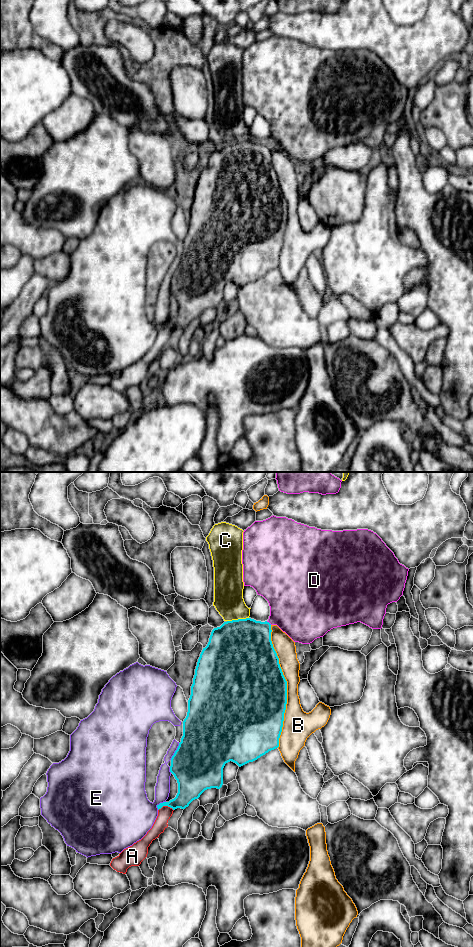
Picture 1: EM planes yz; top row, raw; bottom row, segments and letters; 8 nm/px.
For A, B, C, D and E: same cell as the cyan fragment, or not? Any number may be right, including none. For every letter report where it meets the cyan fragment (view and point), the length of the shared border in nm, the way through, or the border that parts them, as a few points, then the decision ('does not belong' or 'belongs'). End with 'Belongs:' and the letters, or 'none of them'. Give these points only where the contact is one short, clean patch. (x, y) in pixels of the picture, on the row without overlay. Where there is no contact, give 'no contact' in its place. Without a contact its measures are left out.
A: contact yz (165, 325); length 130 nm; border yz (173, 329), (162, 326), (158, 330); does not belong
B: contact yz (286, 206); length 1000 nm; does not belong
C: contact yz (238, 139); length 180 nm; border yz (248, 137), (227, 141); does not belong
D: contact yz (268, 142); length 50 nm; does not belong
E: contact yz (175, 271); length 150 nm; does not belong
Belongs: none of them

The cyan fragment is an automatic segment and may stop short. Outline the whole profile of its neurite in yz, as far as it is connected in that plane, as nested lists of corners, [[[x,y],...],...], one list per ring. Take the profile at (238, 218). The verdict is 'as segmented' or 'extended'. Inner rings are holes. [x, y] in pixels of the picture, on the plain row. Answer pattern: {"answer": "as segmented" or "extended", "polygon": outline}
{"answer": "as segmented", "polygon": [[[251,138],[227,141],[212,150],[195,189],[183,256],[171,278],[170,292],[177,300],[178,313],[169,322],[157,325],[158,330],[163,326],[185,329],[205,310],[222,307],[226,283],[232,281],[241,287],[279,267],[287,224],[287,201],[271,161],[271,152],[269,142]]]}

